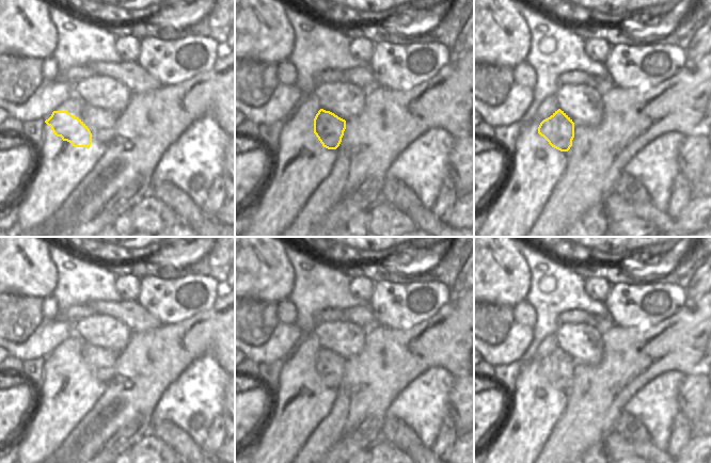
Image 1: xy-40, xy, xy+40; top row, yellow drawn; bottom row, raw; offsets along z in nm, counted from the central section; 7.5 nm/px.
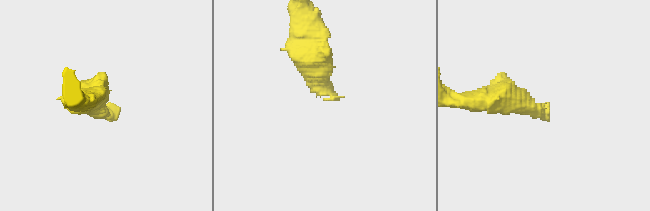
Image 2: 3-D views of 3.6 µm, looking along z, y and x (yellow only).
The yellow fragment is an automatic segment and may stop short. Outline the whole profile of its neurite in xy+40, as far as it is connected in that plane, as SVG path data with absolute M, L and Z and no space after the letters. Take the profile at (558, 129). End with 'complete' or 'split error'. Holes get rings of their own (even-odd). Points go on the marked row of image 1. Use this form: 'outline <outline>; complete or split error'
outline M565 83L559 85L555 97L559 109L540 123L538 133L552 147L568 151L575 126L597 126L600 123L604 110L602 94L590 85Z; split error

